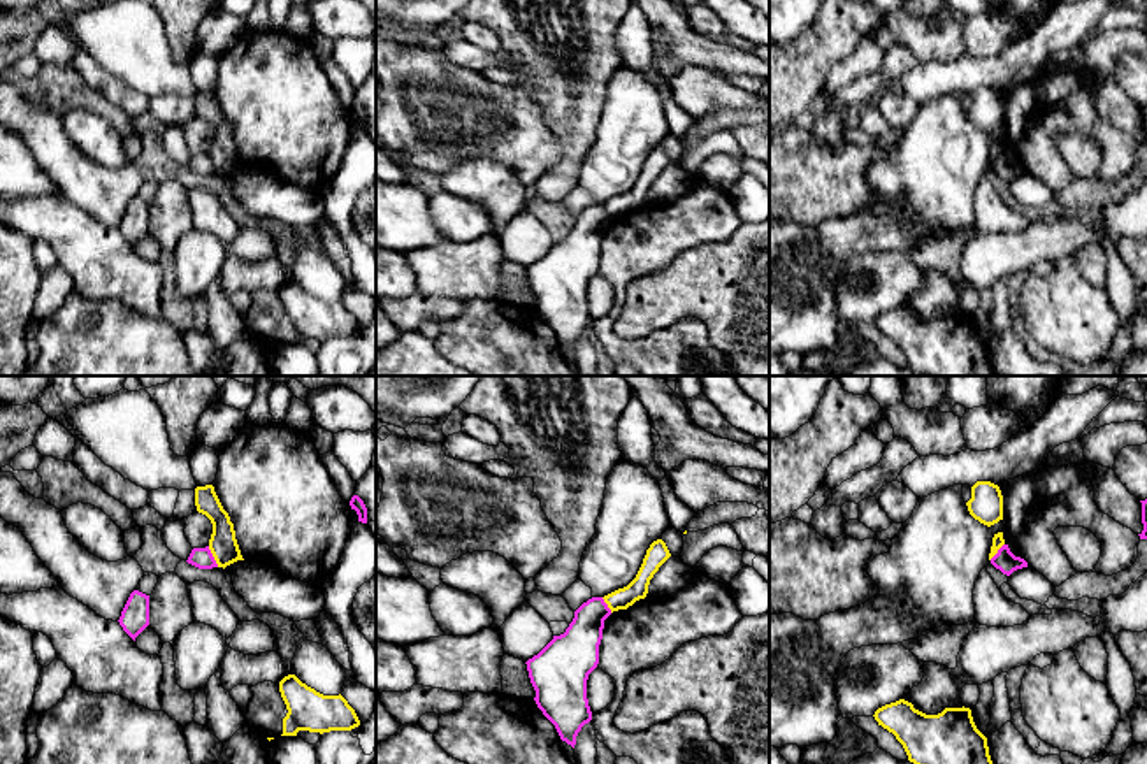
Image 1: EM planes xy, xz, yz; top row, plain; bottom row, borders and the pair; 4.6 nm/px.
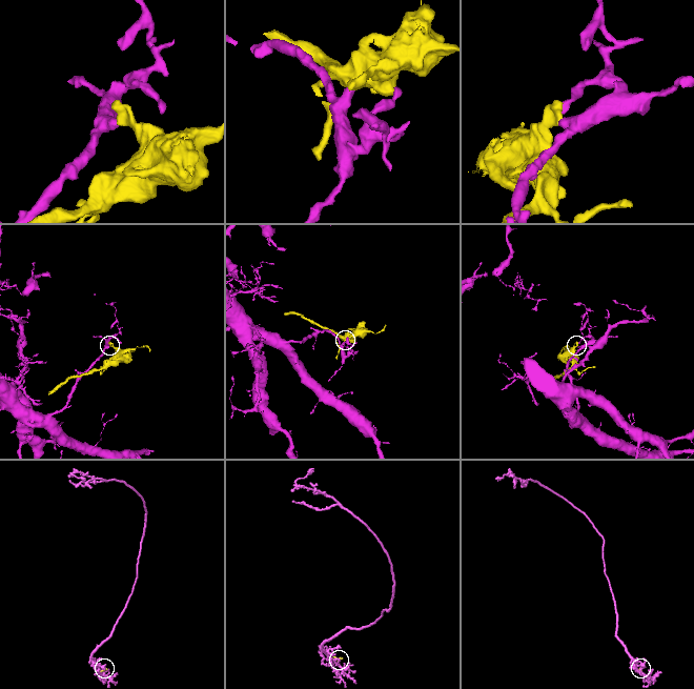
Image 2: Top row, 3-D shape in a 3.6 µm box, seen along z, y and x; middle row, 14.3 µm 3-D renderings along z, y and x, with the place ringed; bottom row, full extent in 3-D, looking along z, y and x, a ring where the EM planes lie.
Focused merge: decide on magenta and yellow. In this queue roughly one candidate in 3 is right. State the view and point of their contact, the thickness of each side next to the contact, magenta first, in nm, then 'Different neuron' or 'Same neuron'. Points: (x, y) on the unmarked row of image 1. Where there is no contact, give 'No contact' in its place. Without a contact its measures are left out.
Touches magenta at xy (213, 164). Thickness 100 nm (magenta) against 130 nm. Different neuron

